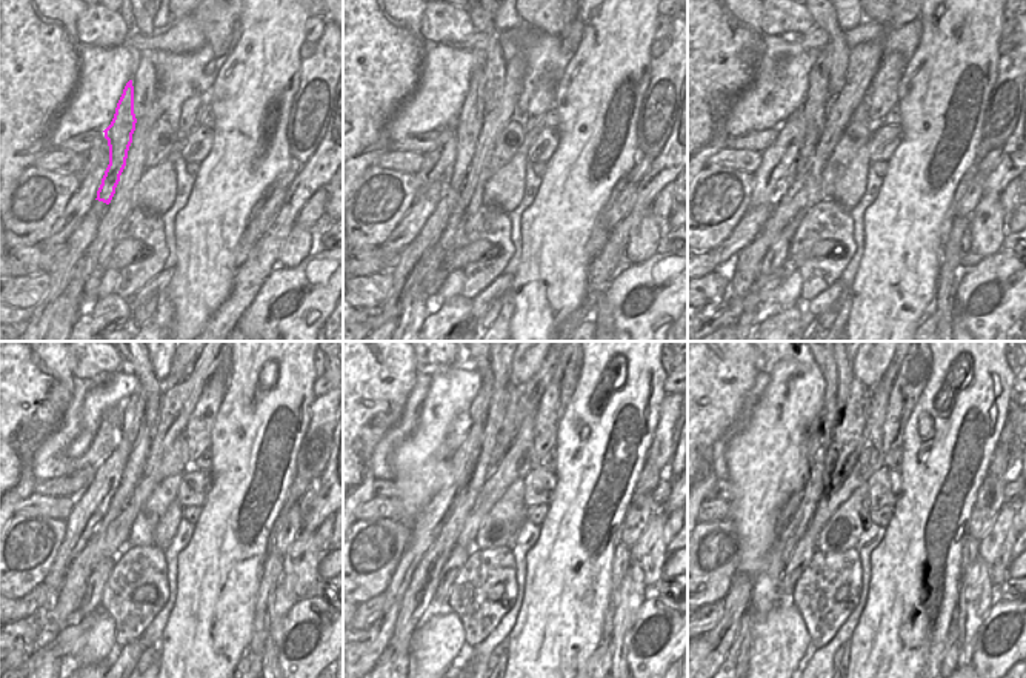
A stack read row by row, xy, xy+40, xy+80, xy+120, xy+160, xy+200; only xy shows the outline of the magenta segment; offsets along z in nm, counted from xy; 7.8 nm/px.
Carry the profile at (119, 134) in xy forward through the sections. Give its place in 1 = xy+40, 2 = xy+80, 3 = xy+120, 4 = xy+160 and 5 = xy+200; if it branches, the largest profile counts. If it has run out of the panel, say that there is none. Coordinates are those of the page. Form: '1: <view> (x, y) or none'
1: xy+40 (469, 122)
2: xy+80 (816, 106)
3: xy+120 (134, 412)
4: xy+160 (463, 458)
5: xy+200 (822, 429)

